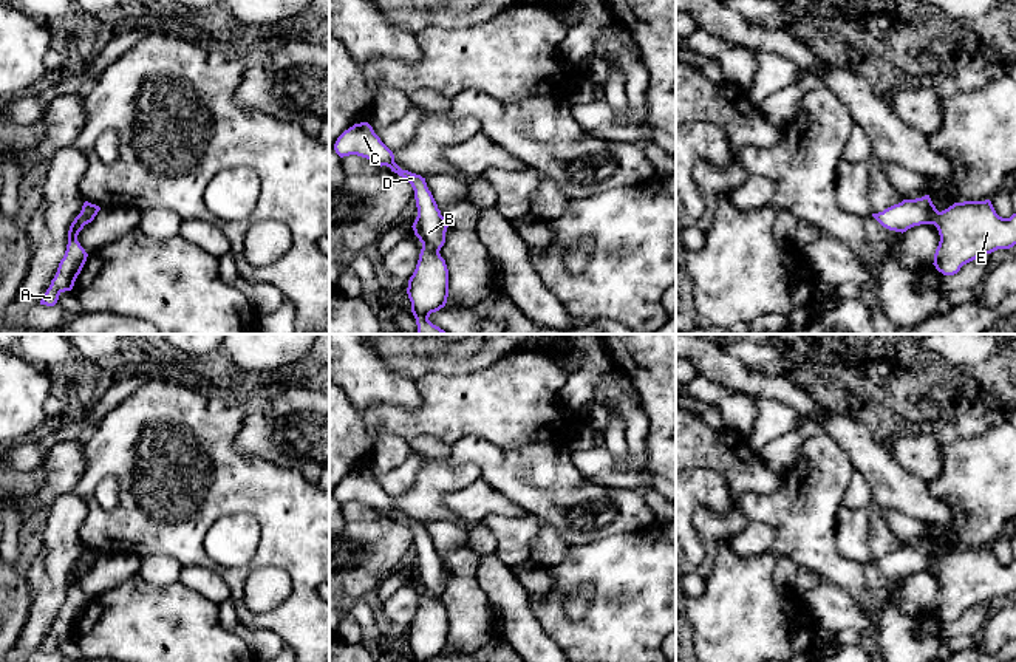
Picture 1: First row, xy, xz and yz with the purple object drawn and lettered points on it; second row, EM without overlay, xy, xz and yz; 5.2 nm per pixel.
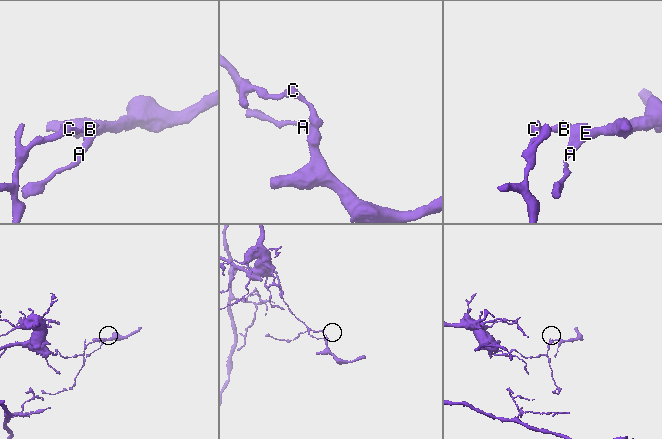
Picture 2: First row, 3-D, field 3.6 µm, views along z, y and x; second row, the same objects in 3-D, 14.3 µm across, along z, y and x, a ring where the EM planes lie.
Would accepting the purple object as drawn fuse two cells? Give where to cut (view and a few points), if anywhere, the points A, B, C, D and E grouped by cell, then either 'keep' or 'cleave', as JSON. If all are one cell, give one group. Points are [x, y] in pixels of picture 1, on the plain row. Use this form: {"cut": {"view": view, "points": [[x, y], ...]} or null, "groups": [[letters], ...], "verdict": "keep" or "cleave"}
{"cut": {"view": "xz", "points": [[422, 593], [438, 599]]}, "groups": [["A", "E"], ["B", "C", "D"]], "verdict": "cleave"}

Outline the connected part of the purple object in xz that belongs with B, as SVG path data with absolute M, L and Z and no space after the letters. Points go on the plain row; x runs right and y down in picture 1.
M368 469L354 470L345 476L337 484L334 496L340 504L357 501L377 509L380 514L387 512L391 515L391 518L405 524L414 537L418 554L418 563L411 572L414 582L422 589L422 594L431 599L441 597L445 589L448 569L441 561L441 557L438 555L438 551L427 534L425 524L408 517L402 517L394 509L393 498L380 487Z

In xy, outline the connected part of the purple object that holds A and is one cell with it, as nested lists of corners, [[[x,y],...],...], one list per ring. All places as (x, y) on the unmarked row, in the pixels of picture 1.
[[[77,561],[68,577],[68,591],[63,605],[59,609],[57,619],[51,626],[49,634],[43,640],[40,651],[54,653],[59,642],[65,637],[71,637],[77,622],[80,620],[88,600],[77,588],[79,578],[84,575],[84,568]]]

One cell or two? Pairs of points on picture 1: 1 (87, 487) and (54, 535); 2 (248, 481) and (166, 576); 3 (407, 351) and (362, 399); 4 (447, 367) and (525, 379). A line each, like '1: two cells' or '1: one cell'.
1: two cells
2: two cells
3: two cells
4: two cells

